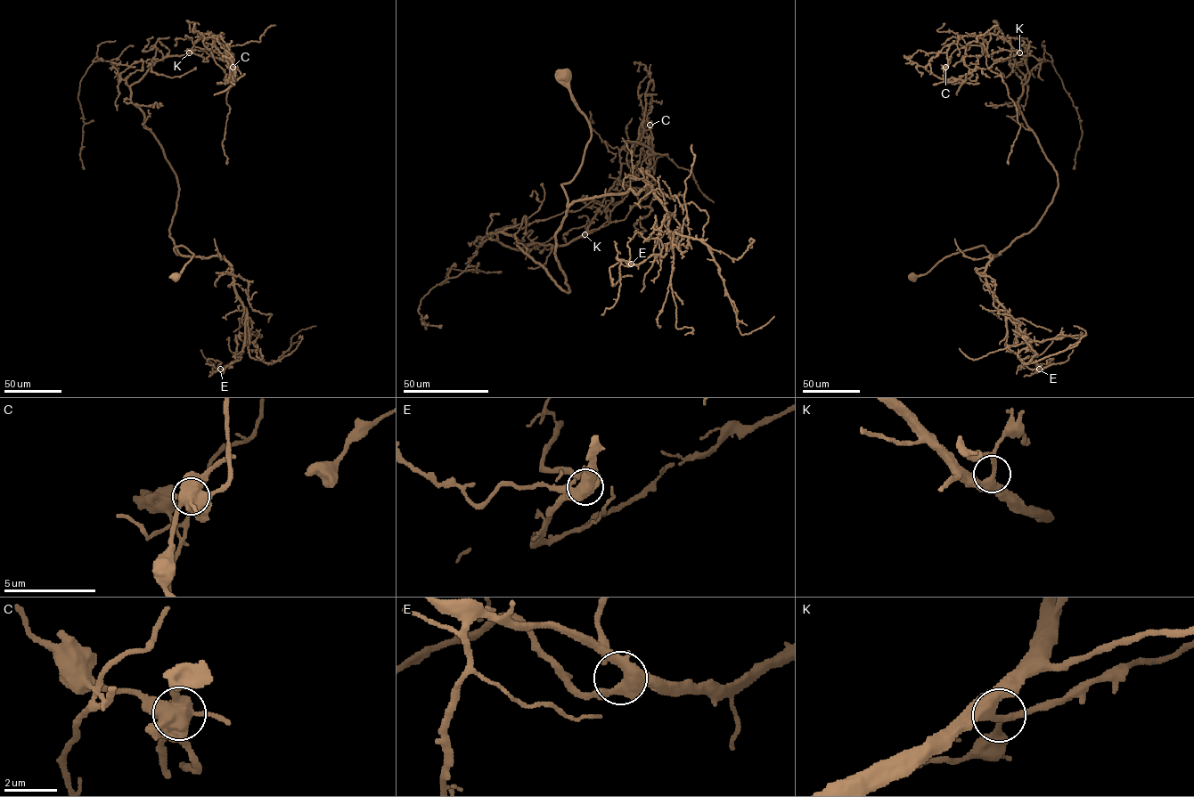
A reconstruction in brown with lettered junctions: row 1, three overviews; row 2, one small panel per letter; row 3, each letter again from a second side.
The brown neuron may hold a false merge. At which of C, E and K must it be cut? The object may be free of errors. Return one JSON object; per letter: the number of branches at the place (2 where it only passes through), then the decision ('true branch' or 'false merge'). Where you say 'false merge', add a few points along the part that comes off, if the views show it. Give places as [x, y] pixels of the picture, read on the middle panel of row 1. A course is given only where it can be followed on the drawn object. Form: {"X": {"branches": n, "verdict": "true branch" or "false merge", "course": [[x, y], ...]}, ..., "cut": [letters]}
{"C": {"branches": 6, "verdict": "false merge", "course": [[650, 125], [650, 135], [644, 137], [645, 95], [650, 94], [650, 111], [639, 129]]}, "E": {"branches": 4, "verdict": "true branch"}, "K": {"branches": 4, "verdict": "true branch"}, "cut": ["C"]}

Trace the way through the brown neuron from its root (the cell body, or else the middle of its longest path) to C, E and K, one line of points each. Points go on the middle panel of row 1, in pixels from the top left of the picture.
C: (562, 75), (591, 132), (562, 184), (563, 290), (497, 233), (518, 249), (578, 238), (650, 125)
E: (562, 75), (591, 132), (578, 172), (562, 184), (567, 207), (650, 182), (666, 211), (666, 254), (631, 264)
K: (562, 75), (591, 132), (562, 184), (555, 257), (569, 290), (513, 237), (496, 239), (519, 249), (584, 234)

